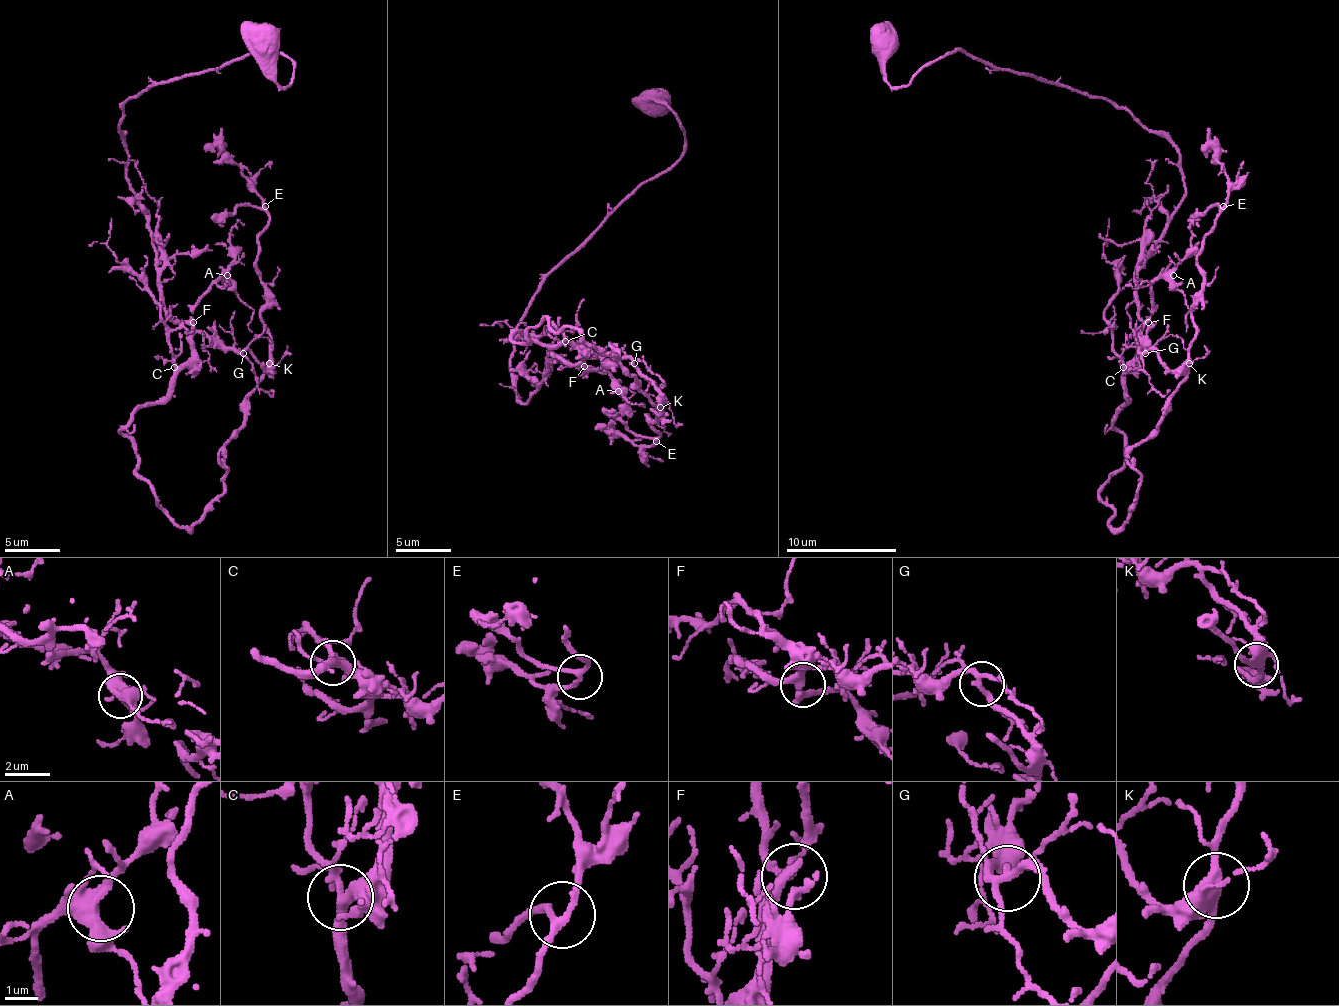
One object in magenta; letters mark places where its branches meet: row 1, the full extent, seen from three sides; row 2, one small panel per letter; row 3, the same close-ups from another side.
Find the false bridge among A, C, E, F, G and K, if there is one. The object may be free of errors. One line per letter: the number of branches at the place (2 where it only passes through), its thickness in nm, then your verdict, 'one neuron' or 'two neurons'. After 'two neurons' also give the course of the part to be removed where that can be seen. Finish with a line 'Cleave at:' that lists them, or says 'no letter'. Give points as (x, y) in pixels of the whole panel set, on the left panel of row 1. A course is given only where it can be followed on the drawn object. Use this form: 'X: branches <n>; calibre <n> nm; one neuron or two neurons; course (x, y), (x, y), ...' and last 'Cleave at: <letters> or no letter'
A: branches 7; calibre 480 nm; one neuron
C: branches 5; calibre 300 nm; one neuron
E: branches 3; calibre 200 nm; one neuron
F: branches 4; calibre 280 nm; one neuron
G: branches 4; calibre 240 nm; one neuron
K: branches 4; calibre 380 nm; one neuron
Cleave at: no letter

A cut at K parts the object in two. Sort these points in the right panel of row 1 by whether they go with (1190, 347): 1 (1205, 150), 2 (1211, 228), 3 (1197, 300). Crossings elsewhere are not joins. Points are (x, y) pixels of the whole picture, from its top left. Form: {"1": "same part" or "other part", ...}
{"1": "same part", "2": "same part", "3": "same part"}

